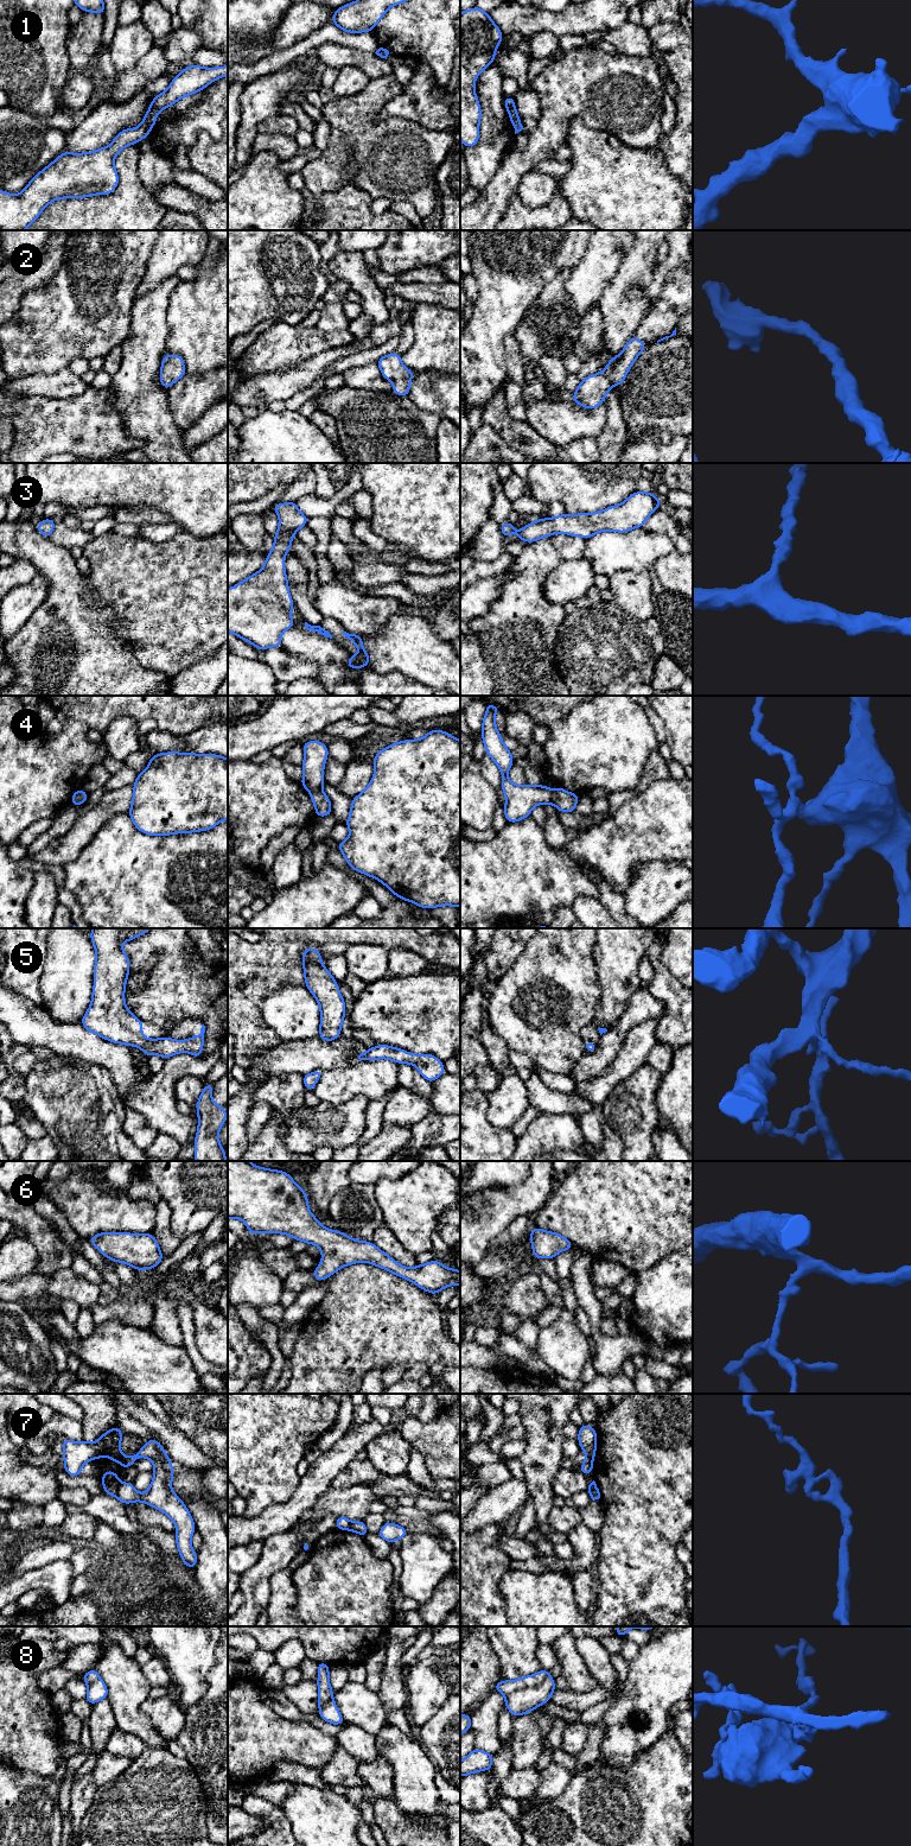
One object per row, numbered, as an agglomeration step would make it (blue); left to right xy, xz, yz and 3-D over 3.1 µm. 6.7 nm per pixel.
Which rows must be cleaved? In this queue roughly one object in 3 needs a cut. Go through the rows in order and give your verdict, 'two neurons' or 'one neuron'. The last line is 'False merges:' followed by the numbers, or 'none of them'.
1: one neuron
2: one neuron
3: one neuron
4: two neurons
5: one neuron
6: one neuron
7: two neurons
8: two neurons
False merges: 4, 7, 8

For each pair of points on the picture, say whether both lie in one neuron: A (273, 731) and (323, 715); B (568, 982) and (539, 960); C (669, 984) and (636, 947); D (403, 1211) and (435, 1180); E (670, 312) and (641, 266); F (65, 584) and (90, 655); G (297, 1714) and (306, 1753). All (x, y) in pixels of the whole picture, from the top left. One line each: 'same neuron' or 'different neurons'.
A: same neuron
B: same neuron
C: different neurons
D: same neuron
E: different neurons
F: same neuron
G: different neurons

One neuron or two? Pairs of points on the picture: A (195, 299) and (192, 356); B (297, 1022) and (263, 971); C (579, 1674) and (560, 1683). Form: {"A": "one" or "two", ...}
{"A": "one", "B": "two", "C": "two"}

